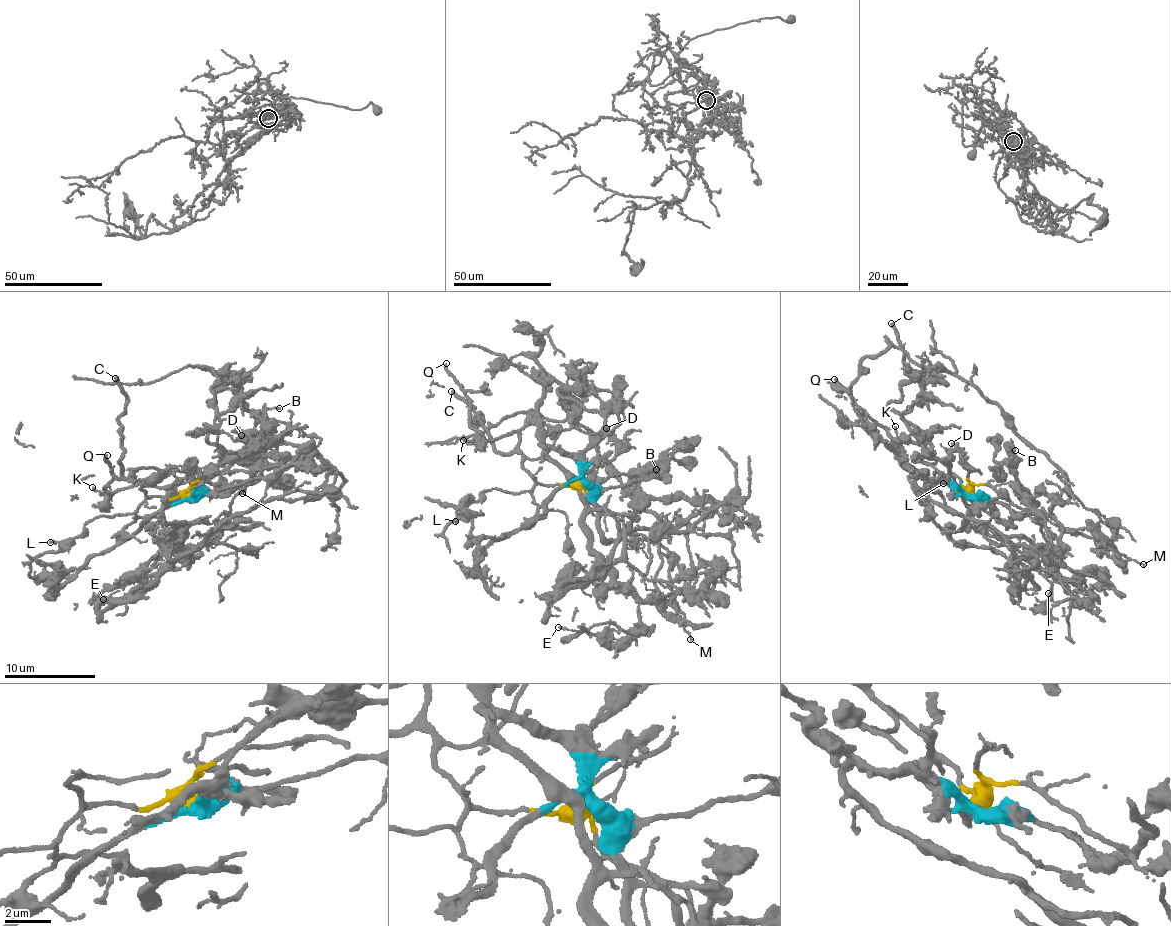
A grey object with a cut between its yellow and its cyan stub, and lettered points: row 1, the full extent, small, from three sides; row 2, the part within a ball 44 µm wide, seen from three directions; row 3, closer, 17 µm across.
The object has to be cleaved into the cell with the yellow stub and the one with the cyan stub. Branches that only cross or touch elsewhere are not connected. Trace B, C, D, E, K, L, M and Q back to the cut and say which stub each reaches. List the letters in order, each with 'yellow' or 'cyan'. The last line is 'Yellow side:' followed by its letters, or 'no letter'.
B: cyan
C: yellow
D: yellow
E: cyan
K: yellow
L: yellow
M: yellow
Q: yellow
Yellow side: C, D, K, L, M, Q

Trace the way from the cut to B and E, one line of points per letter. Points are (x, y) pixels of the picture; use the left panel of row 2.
B: (189, 498), (191, 491), (195, 494), (191, 497), (203, 484), (240, 458), (258, 417), (274, 407), (280, 409)
E: (189, 498), (161, 517), (205, 519), (188, 528), (193, 552), (115, 602), (103, 598)

